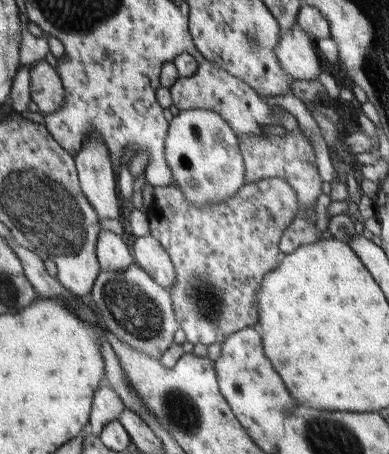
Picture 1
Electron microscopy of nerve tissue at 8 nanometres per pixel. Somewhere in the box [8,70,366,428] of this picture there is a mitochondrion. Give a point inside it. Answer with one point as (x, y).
(138, 315)

